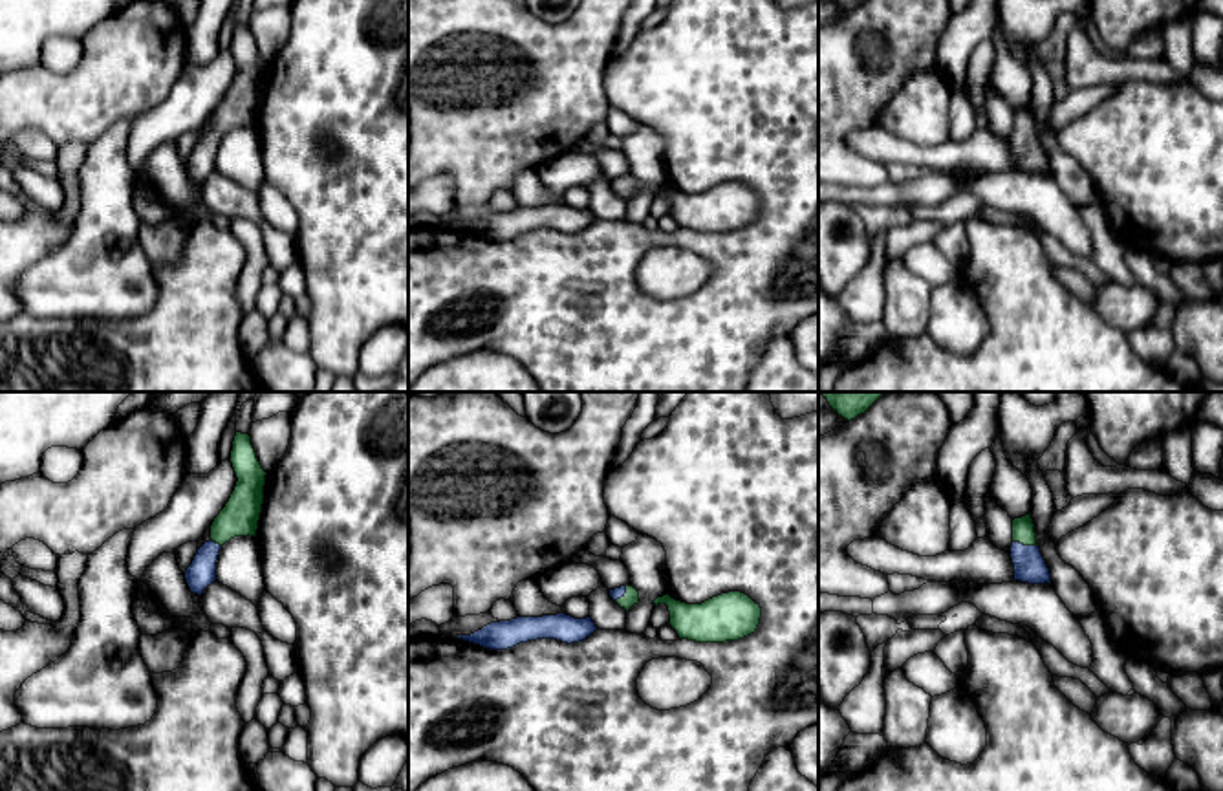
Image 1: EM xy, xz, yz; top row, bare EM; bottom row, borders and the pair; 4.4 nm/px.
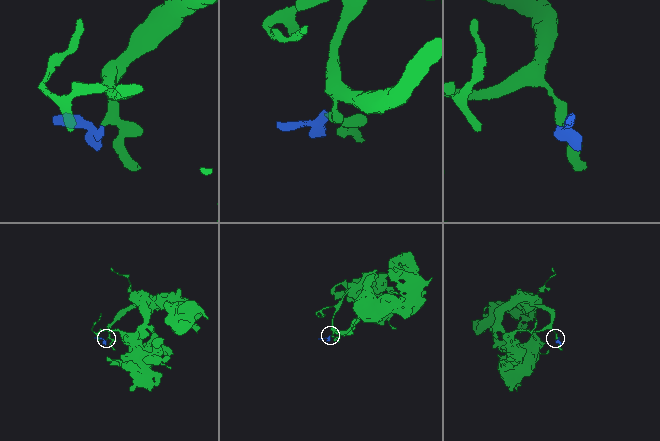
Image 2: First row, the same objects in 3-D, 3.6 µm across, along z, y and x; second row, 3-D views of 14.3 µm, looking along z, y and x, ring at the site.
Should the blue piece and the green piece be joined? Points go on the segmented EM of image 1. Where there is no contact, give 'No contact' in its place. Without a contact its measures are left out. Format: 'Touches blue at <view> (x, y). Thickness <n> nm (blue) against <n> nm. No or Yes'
Touches blue at yz (1026, 546). Thickness 140 nm (blue) against 100 nm. Yes

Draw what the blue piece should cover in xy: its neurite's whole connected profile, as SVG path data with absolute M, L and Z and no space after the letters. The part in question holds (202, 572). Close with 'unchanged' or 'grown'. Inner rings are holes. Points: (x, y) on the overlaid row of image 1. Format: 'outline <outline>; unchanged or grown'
outline M236 432L231 463L238 478L236 487L211 526L211 540L198 549L185 571L190 591L198 595L216 580L222 546L234 536L256 536L267 472L256 458L249 434Z; grown

